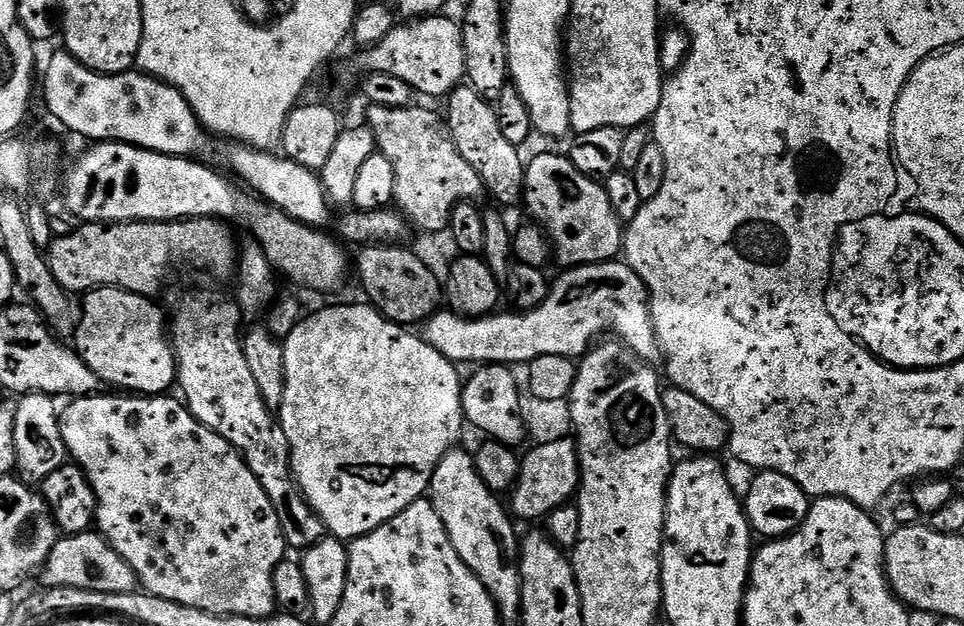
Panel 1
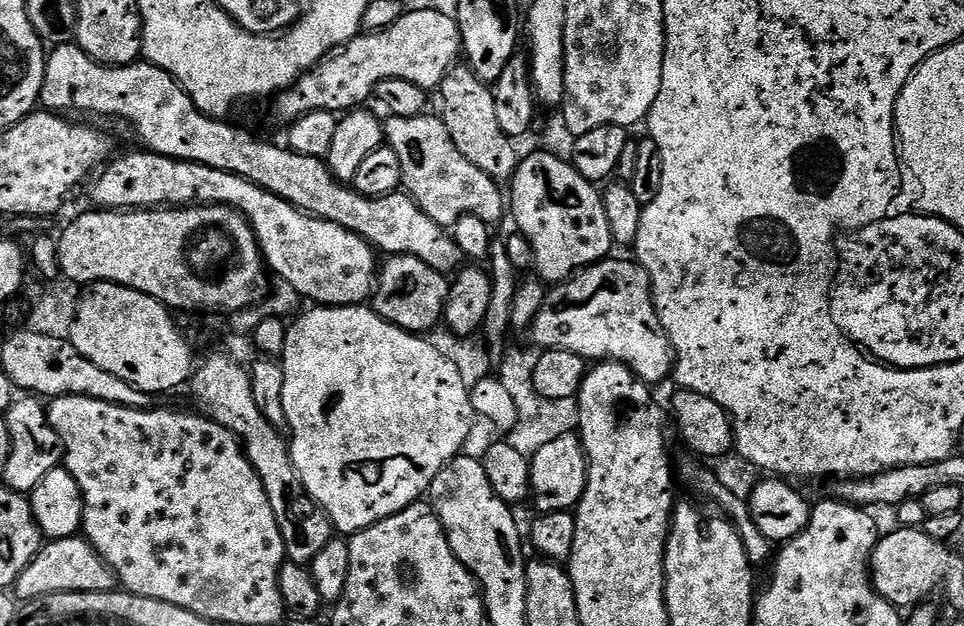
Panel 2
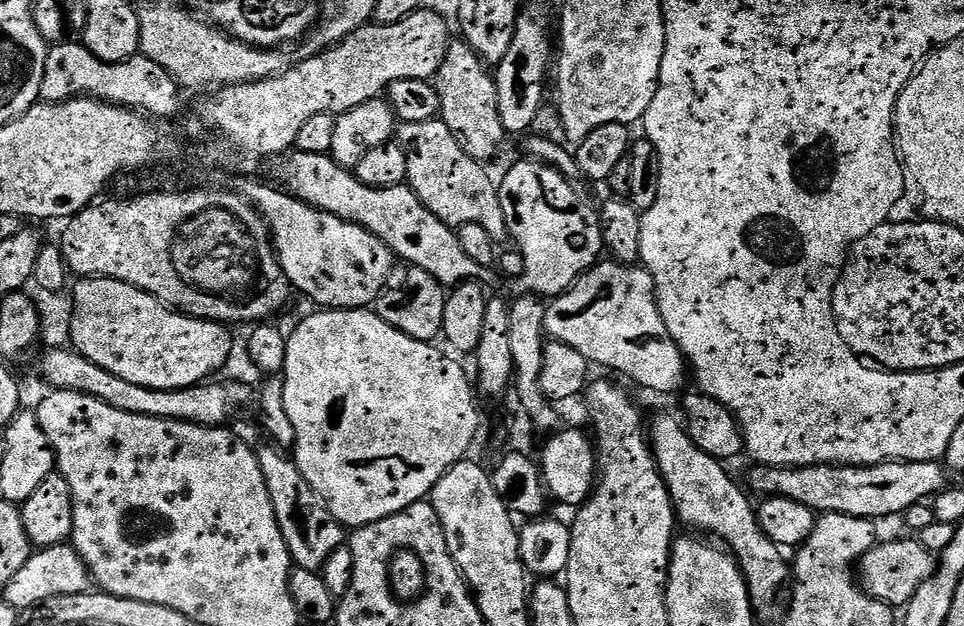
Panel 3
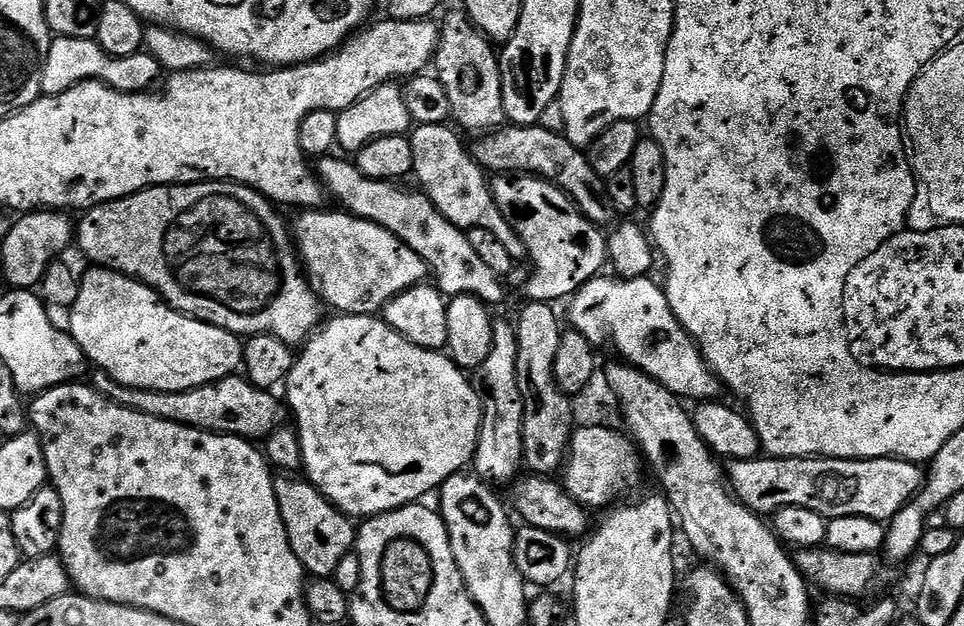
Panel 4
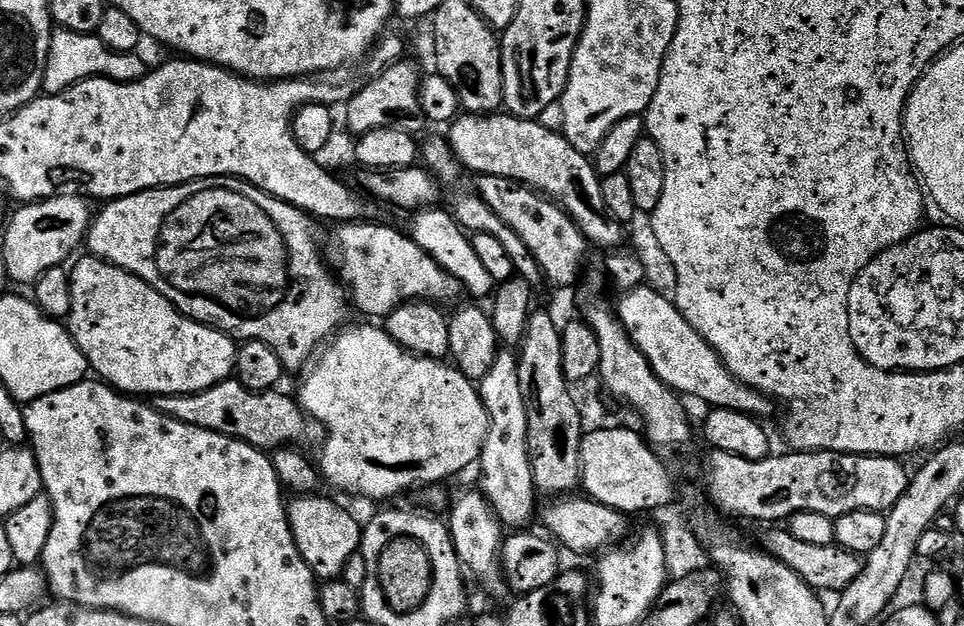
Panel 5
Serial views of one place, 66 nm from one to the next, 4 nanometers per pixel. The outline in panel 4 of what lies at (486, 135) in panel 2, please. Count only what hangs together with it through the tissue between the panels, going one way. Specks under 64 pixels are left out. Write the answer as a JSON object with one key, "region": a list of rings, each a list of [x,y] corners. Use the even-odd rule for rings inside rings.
{"region":[[[463,10],[452,12],[444,21],[439,21],[440,43],[436,45],[434,57],[434,75],[442,82],[446,90],[446,98],[450,98],[451,119],[457,120],[468,132],[487,134],[499,129],[505,123],[506,117],[502,106],[502,74],[500,73],[500,58],[493,41],[483,36],[468,19],[468,13]]]}

